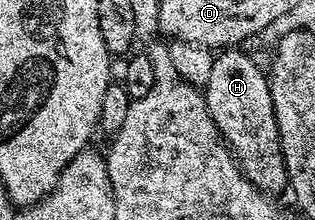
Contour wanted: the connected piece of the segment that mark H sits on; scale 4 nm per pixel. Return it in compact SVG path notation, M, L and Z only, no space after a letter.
M224 49L213 58L210 65L210 81L202 89L202 94L210 117L220 131L228 150L232 152L240 171L249 182L269 197L276 197L280 190L288 187L288 174L282 157L282 145L278 137L278 121L274 117L274 101L270 97L270 85L265 68L259 67L244 49Z

